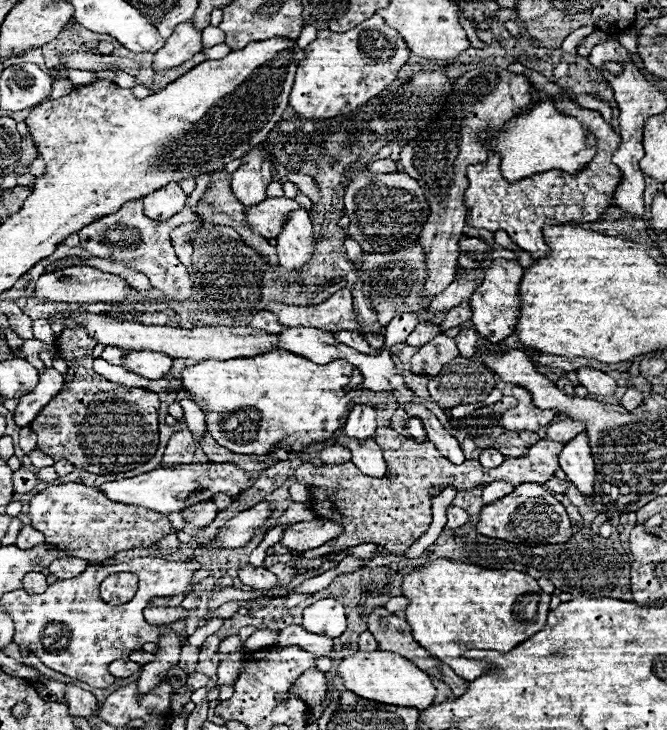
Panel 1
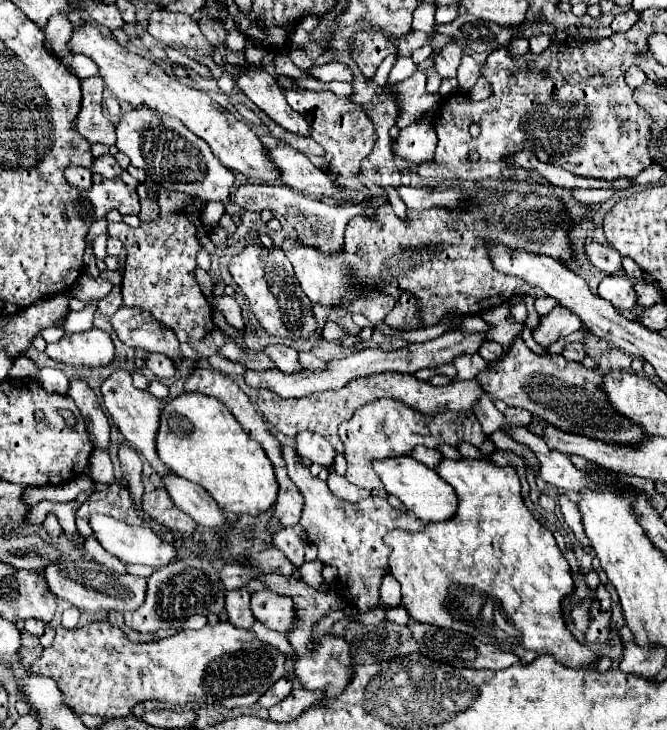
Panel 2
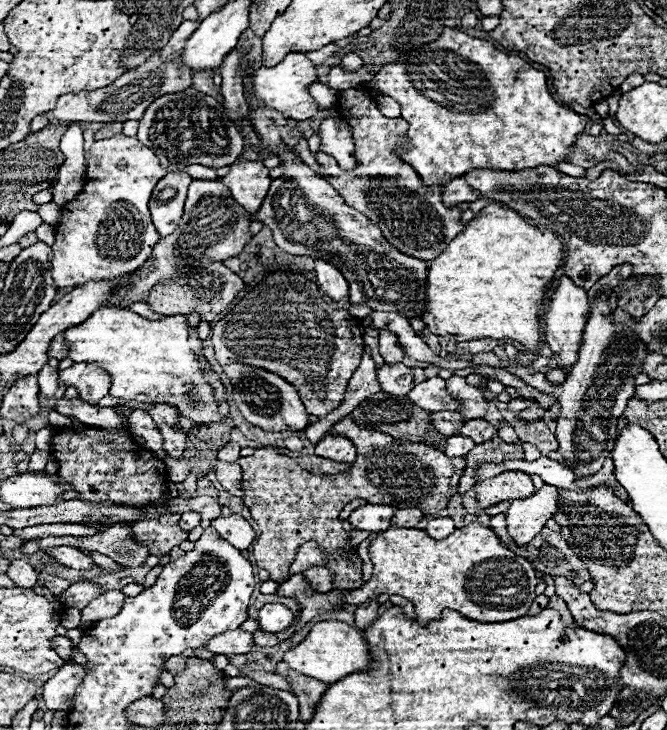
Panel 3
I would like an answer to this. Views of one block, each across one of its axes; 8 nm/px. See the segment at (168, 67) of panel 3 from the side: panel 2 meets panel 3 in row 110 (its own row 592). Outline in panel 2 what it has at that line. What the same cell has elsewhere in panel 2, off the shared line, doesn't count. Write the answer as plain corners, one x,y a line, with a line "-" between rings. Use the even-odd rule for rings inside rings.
64,560
64,562
52,562
44,568
44,578
52,594
58,598
68,600
72,606
88,612
96,612
100,616
108,614
108,610
136,610
144,602
146,594
146,578
140,576
120,576
112,572
110,568
98,564
98,562
88,562
88,560

